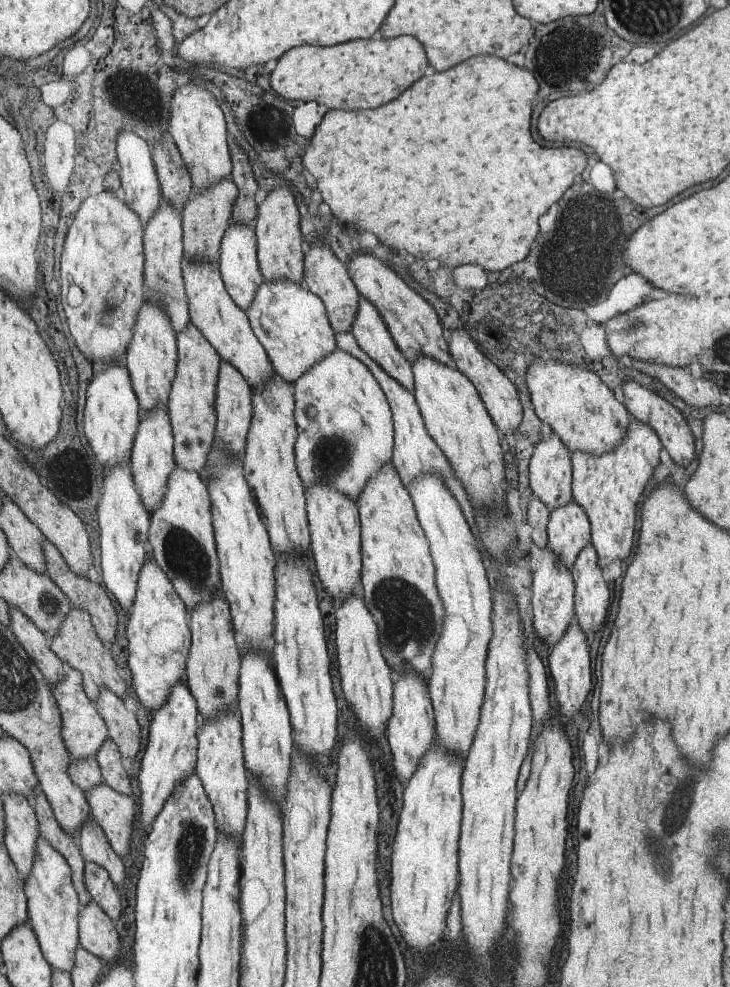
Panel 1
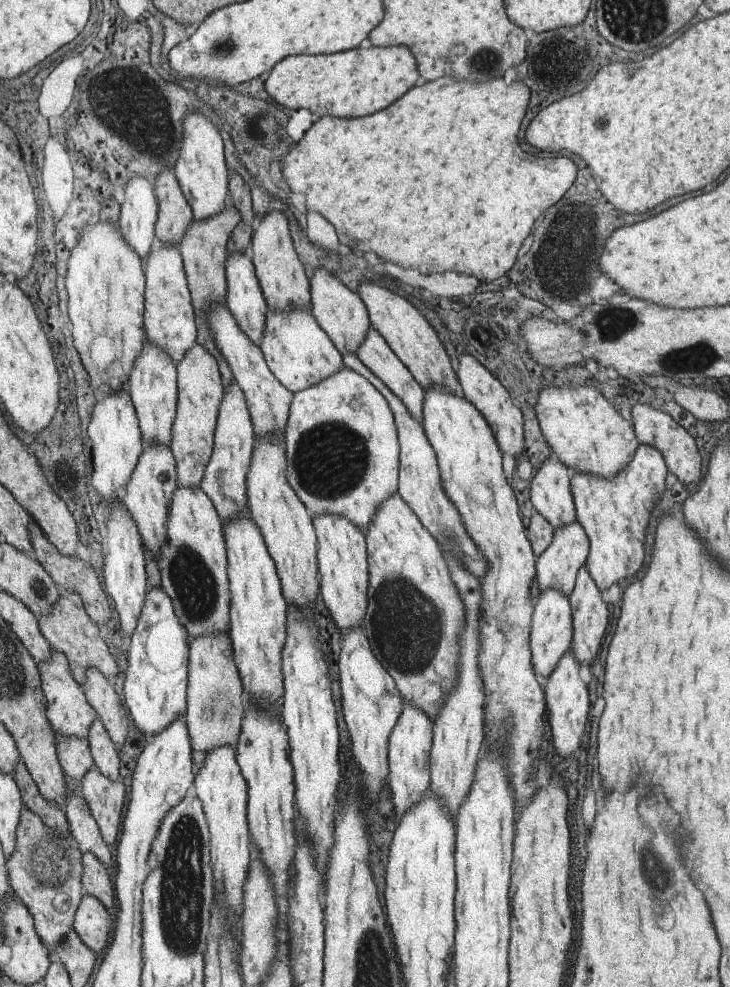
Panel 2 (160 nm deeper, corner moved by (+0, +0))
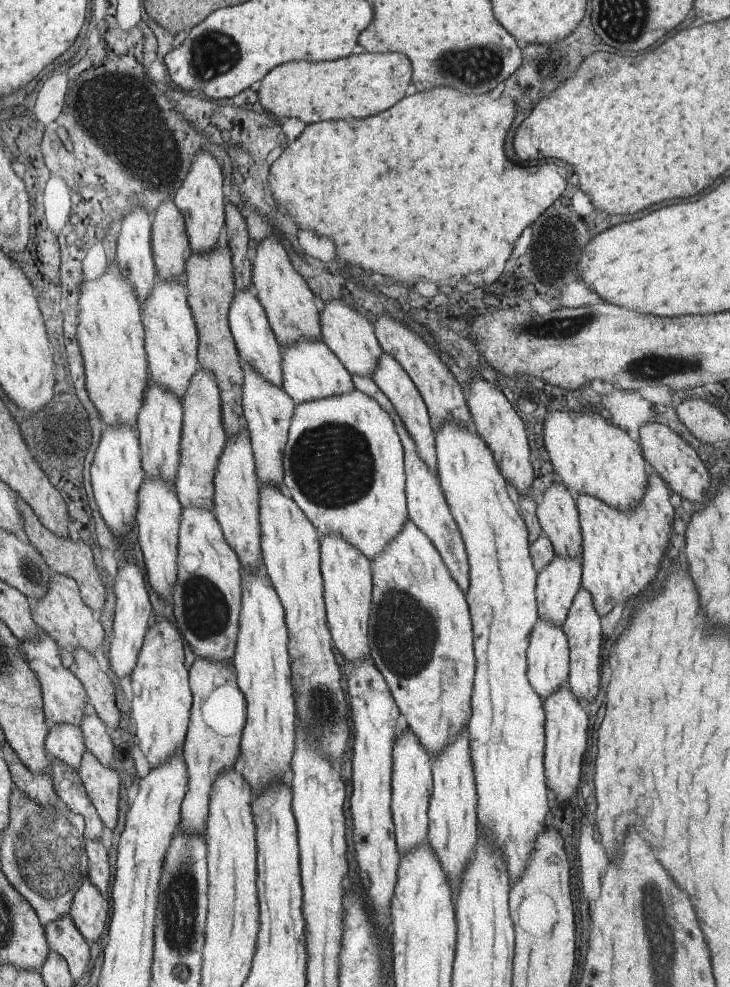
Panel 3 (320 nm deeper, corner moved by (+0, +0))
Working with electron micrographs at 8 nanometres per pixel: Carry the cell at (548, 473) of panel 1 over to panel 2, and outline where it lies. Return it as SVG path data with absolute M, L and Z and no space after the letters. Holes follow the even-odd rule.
M547 458L531 478L530 503L553 530L570 525L576 520L570 477L571 472L564 464L559 461L551 462Z

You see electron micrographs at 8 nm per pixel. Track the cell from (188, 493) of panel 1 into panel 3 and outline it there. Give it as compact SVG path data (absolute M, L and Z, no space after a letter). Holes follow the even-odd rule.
M182 507L179 526L179 550L177 551L176 583L172 588L173 618L177 628L181 628L181 636L185 637L195 658L205 659L217 663L229 662L232 666L232 658L235 655L236 640L239 634L239 602L242 582L239 582L239 561L233 548L229 546L220 524L205 509Z

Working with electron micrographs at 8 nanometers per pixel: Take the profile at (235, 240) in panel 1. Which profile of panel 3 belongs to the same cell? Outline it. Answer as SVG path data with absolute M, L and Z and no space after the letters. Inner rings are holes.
M252 290L241 291L233 297L231 307L228 308L228 327L231 329L237 352L240 353L242 360L251 365L266 381L283 390L284 372L281 368L281 354L277 350L276 338L273 338L272 327L268 323L264 308Z

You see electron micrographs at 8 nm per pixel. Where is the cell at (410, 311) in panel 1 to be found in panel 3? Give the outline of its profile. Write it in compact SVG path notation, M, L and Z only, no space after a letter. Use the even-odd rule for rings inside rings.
M386 313L383 316L373 317L373 320L373 328L376 329L376 337L381 348L384 348L385 354L395 358L397 364L401 365L423 397L433 432L437 432L440 425L450 421L469 428L470 414L467 412L468 404L465 404L461 388L453 380L453 376L447 372L447 368L439 362L439 358L433 353L433 350L427 348L427 344L417 334L401 326L401 320L395 322Z

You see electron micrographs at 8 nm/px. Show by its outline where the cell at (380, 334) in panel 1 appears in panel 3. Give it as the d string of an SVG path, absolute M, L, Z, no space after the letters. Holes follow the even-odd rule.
M388 354L380 356L379 363L377 363L375 371L372 372L371 379L379 386L380 391L388 397L391 404L393 404L393 408L396 409L404 427L411 434L416 444L417 454L421 456L421 460L436 476L435 432L433 432L433 428L431 427L431 420L428 416L423 397L418 392L416 385L412 383L412 380L404 369L401 368L401 365L397 364L395 358L390 357Z

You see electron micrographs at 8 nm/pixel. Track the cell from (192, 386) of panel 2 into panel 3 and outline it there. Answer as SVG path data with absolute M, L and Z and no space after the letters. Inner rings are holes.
M197 369L180 404L183 406L183 430L180 432L180 464L173 487L182 507L211 512L214 508L212 498L215 494L217 463L227 442L222 424L220 392L214 374Z

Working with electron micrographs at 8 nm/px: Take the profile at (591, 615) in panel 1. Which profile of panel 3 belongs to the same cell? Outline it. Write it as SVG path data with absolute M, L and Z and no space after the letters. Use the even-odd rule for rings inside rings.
M580 588L580 591L573 597L566 619L560 626L568 642L568 689L573 693L578 702L587 702L588 706L593 705L593 699L597 695L599 684L599 642L601 642L600 616L594 611L590 594Z

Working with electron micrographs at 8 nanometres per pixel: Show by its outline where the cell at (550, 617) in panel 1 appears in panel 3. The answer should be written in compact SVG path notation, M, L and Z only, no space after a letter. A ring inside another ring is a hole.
M537 619L529 633L526 648L526 677L541 702L568 679L568 642L561 627Z

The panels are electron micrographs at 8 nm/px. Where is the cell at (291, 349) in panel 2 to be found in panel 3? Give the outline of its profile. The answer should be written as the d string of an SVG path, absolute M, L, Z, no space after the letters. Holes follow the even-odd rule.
M321 340L301 341L282 347L281 358L281 368L284 369L282 388L292 398L294 404L344 395L354 388L351 374Z

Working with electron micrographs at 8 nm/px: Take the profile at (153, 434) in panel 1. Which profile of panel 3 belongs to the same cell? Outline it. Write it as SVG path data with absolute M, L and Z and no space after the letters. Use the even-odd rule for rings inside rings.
M164 478L145 479L145 482L140 486L139 507L137 507L135 524L139 553L143 558L142 565L153 592L170 604L178 570L176 558L179 550L180 512L182 510L173 483L165 481Z

